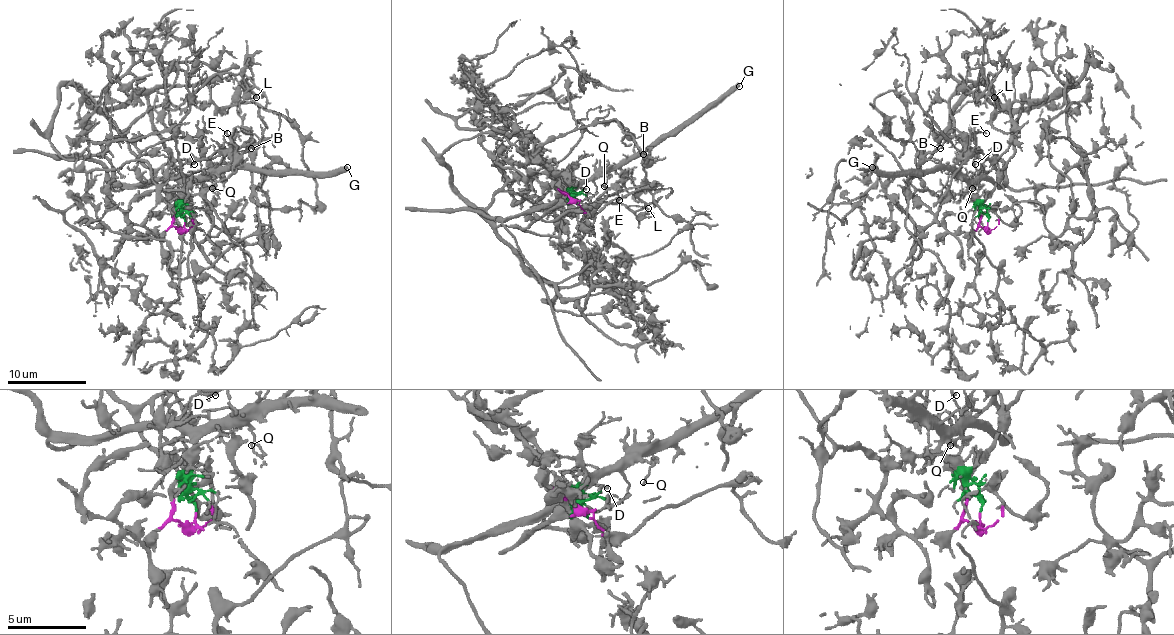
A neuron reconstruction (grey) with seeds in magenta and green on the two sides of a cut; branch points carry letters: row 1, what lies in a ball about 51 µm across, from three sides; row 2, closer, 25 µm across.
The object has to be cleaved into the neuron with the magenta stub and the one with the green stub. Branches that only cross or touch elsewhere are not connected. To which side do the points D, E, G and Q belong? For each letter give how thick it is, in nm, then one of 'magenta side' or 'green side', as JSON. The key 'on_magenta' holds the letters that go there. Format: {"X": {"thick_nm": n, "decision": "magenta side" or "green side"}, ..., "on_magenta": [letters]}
{"D": {"thick_nm": 110, "decision": "green side"}, "E": {"thick_nm": 120, "decision": "green side"}, "G": {"thick_nm": 500, "decision": "green side"}, "Q": {"thick_nm": 100, "decision": "green side"}, "on_magenta": []}

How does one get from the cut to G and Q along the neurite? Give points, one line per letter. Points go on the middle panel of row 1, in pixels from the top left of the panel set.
G: (576, 201), (572, 195), (576, 181), (601, 177), (645, 153), (714, 108), (740, 86)
Q: (576, 201), (572, 195), (576, 181), (609, 175), (603, 187)

